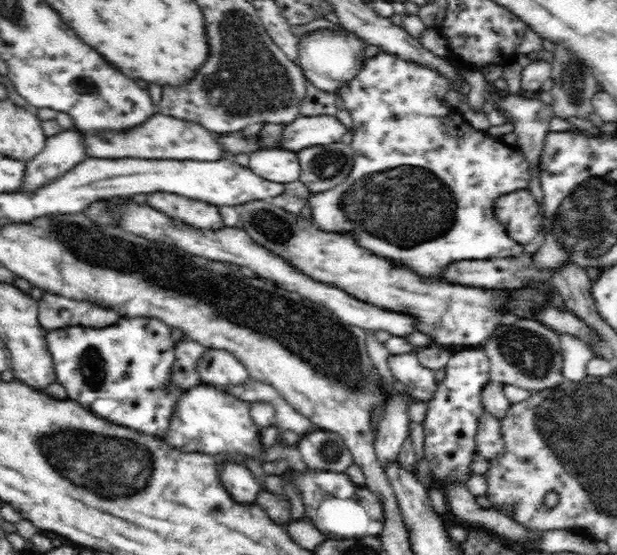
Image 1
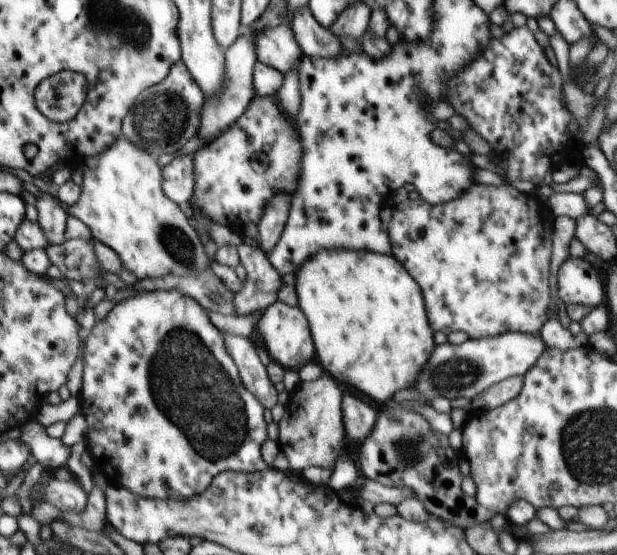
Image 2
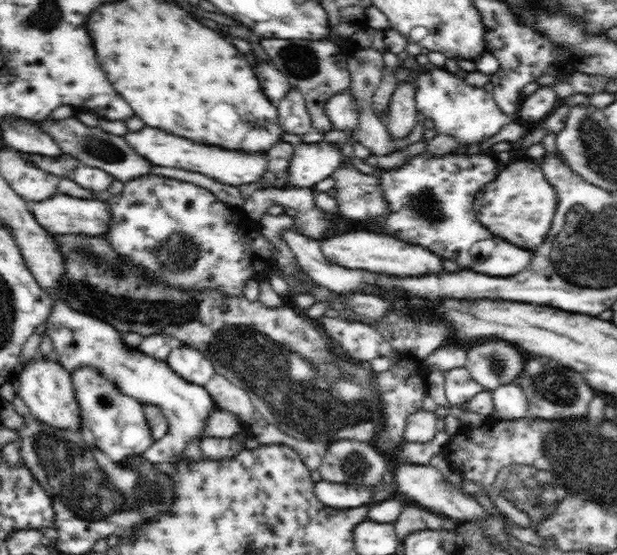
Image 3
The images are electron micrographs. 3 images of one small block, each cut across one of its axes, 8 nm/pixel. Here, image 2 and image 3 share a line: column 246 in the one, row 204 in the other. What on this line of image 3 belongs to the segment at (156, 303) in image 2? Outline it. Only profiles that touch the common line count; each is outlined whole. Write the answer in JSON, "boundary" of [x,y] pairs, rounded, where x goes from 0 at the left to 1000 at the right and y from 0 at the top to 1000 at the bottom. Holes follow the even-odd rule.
{"boundary":[[[754,272],[729,274],[703,283],[690,274],[673,277],[653,301],[619,306],[614,324],[622,359],[632,369],[632,386],[609,393],[603,400],[579,400],[582,411],[635,429],[648,429],[665,440],[681,440],[710,461],[726,461],[720,468],[736,468],[755,486],[784,490],[788,497],[836,497],[856,476],[862,458],[843,450],[801,422],[794,422],[771,393],[767,362],[771,350],[791,328],[817,306],[809,283],[797,274],[784,279],[755,279]],[[605,411],[605,414],[601,414]],[[755,432],[755,436],[752,436]],[[778,432],[794,432],[781,440]]]}

